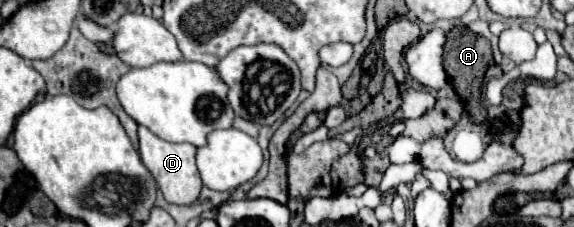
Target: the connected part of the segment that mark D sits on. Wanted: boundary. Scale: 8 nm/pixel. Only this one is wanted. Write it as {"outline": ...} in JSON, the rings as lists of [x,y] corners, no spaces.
{"outline":[[[138,127],[138,139],[140,139],[140,147],[138,147],[140,159],[148,167],[148,171],[154,175],[164,199],[176,205],[192,205],[194,201],[198,201],[202,191],[202,179],[196,169],[196,147],[188,143],[168,143],[156,137],[146,127]]]}

